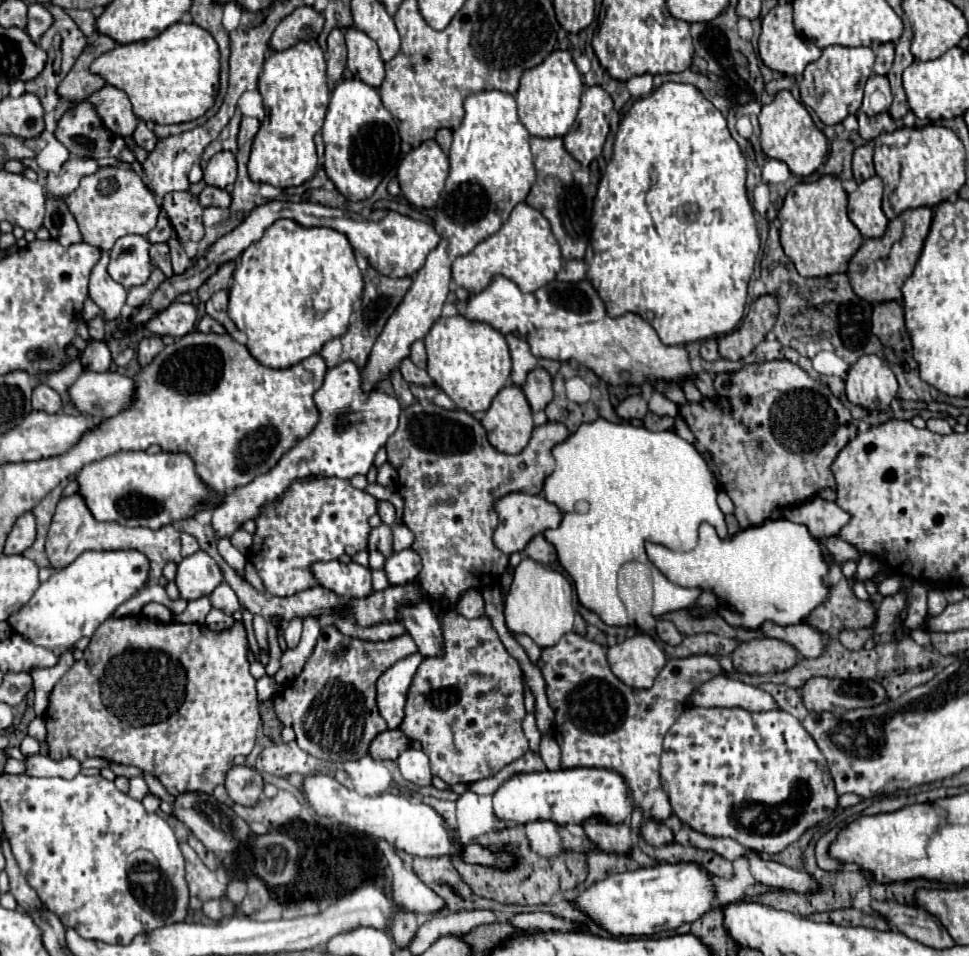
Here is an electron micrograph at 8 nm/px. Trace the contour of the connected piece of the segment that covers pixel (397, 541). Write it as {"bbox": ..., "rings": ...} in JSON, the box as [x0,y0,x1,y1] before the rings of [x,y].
{"bbox":[394,525,414,551],"rings":[[[394,525],[394,551],[408,549],[414,543],[414,533],[406,525]]]}

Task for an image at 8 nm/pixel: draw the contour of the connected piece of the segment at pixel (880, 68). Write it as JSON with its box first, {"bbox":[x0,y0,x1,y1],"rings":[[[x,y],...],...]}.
{"bbox":[874,43,894,75],"rings":[[[884,43],[876,49],[876,65],[874,65],[874,73],[878,75],[886,75],[890,71],[894,63],[894,45],[892,43]]]}

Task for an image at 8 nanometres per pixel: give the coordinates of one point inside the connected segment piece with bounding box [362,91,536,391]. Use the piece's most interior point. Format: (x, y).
(491, 170)

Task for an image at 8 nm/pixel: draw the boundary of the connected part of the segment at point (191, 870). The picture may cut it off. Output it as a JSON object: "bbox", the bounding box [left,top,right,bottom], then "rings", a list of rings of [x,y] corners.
{"bbox":[180,843,226,901],"rings":[[[182,843],[180,847],[186,859],[186,881],[190,885],[190,893],[196,895],[200,901],[220,899],[226,893],[226,885],[220,883],[218,875],[200,861],[200,857],[190,845]]]}

